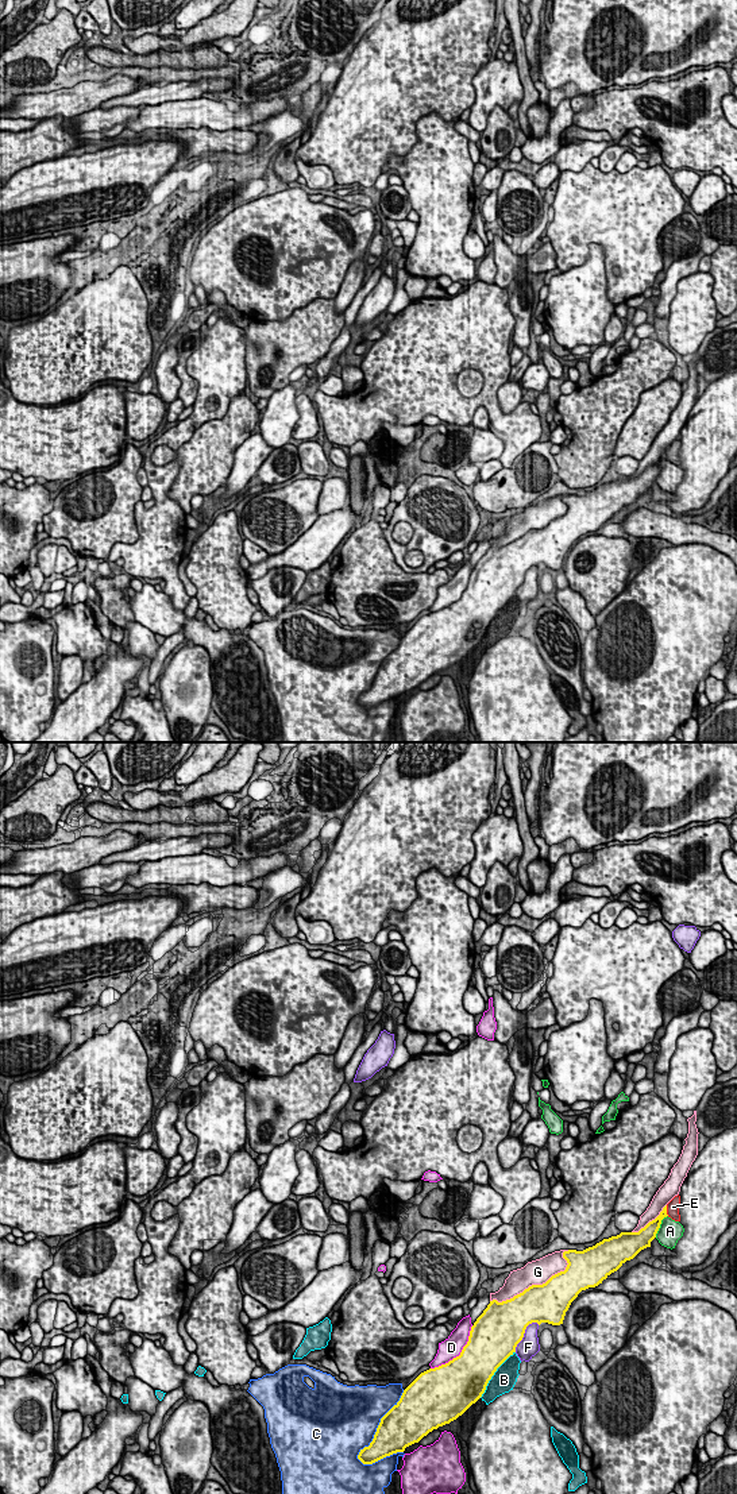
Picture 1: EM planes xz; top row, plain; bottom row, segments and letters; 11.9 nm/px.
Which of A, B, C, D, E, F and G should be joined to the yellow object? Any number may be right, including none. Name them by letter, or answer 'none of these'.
G

